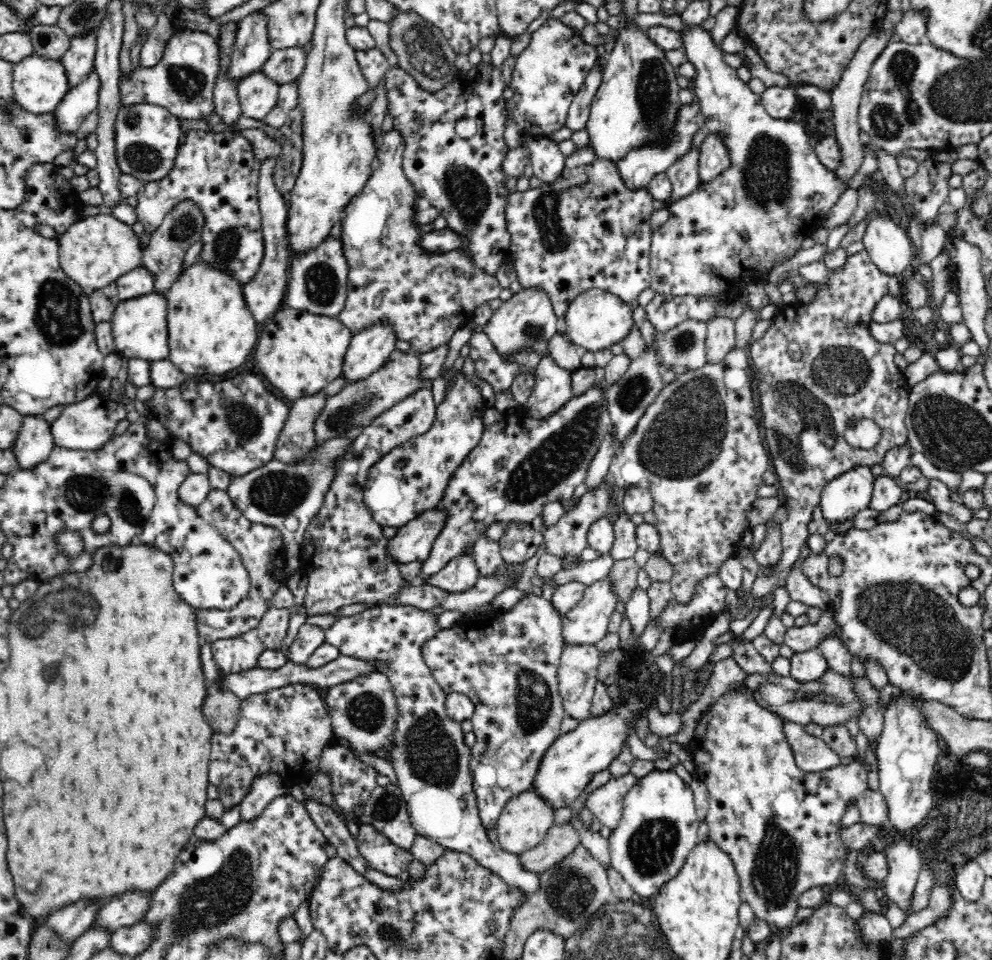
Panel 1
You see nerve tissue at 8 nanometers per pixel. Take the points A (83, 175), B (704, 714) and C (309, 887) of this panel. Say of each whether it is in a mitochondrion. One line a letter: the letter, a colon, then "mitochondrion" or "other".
A: other
B: other
C: other

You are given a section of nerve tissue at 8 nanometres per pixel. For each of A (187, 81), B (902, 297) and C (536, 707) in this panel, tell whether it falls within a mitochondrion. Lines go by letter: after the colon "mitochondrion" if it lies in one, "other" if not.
A: mitochondrion
B: other
C: mitochondrion

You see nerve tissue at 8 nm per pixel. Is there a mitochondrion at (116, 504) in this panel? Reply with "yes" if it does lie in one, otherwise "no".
yes

